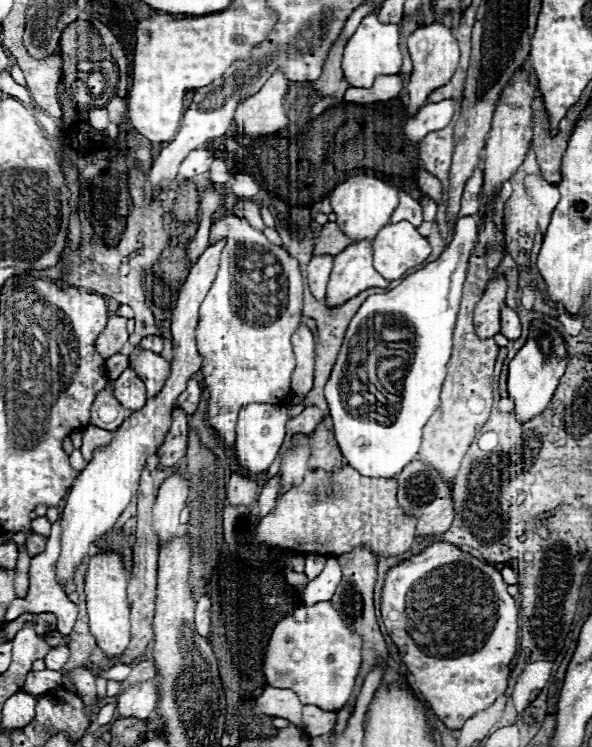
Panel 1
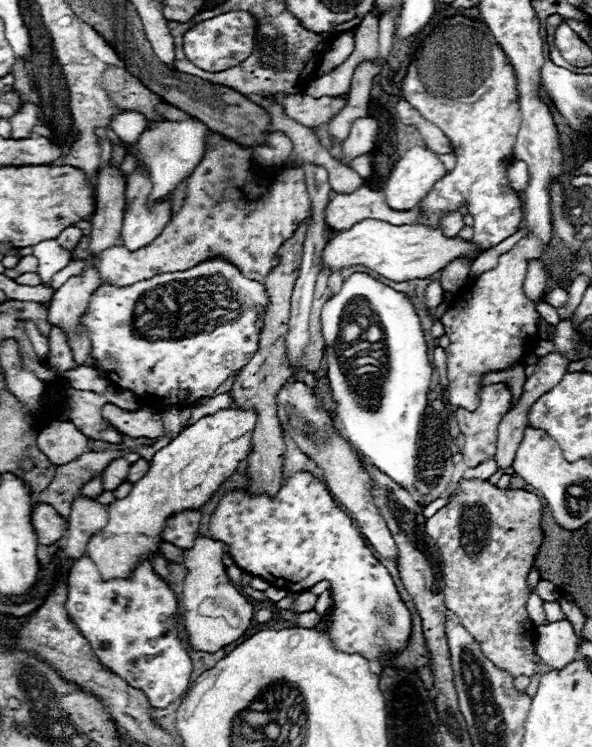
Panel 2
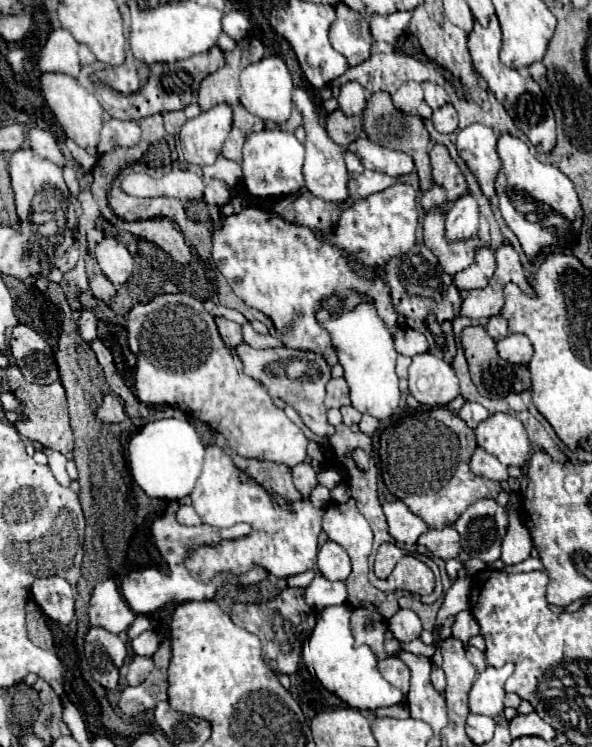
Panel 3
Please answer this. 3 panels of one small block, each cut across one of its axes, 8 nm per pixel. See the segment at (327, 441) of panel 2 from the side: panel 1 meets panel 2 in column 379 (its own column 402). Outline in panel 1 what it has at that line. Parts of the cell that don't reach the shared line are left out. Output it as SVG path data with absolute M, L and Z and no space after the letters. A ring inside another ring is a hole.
M350 464L336 472L312 470L298 486L276 498L274 510L258 522L256 540L270 548L320 556L340 556L360 544L376 556L402 554L414 542L416 518L398 506L396 492L396 478L372 480L360 476Z

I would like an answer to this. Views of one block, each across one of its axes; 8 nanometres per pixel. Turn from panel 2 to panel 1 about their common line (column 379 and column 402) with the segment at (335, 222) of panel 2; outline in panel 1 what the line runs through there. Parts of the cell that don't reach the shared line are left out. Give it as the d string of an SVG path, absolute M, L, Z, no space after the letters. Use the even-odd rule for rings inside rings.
M406 192L398 194L398 206L390 218L390 222L400 222L400 220L408 220L410 224L416 224L416 226L422 224L422 206L418 204L416 198L412 198Z

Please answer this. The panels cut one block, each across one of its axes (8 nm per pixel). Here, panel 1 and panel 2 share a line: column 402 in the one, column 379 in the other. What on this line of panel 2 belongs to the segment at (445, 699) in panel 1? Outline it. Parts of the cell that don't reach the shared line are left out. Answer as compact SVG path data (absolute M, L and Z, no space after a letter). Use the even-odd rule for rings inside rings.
M296 472L294 476L286 478L278 494L272 498L268 494L250 494L248 490L226 490L210 518L210 538L228 544L228 552L236 566L240 566L244 572L260 576L274 588L302 592L322 580L328 580L332 608L324 616L330 622L326 634L340 652L360 654L368 660L376 658L380 662L392 662L394 654L388 652L398 652L408 646L412 634L412 614L400 598L390 572L374 558L360 530L338 508L326 484L310 472Z

